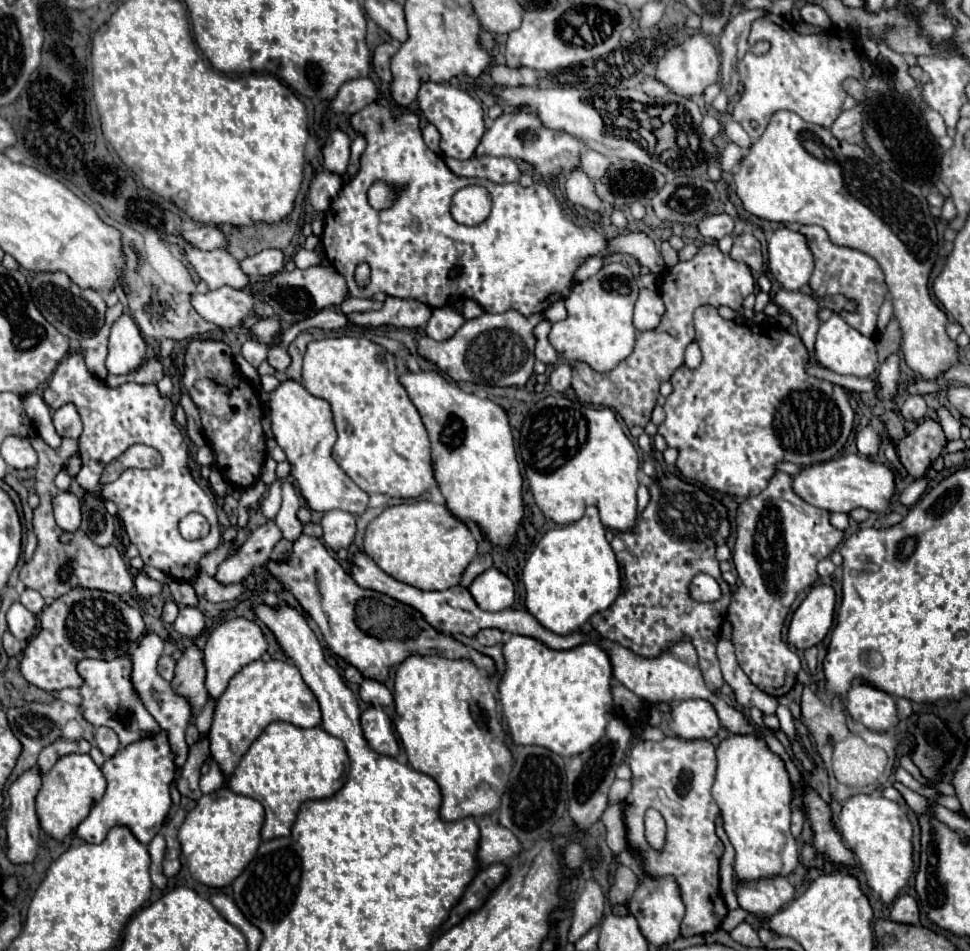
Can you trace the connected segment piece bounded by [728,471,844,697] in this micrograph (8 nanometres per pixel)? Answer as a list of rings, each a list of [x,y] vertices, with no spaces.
[[[776,471],[770,479],[768,487],[744,499],[736,511],[736,543],[732,551],[734,567],[740,577],[740,587],[732,595],[732,603],[728,607],[728,621],[732,623],[732,643],[736,647],[736,659],[742,671],[750,677],[750,681],[764,693],[772,697],[786,695],[794,683],[796,673],[800,671],[800,657],[782,641],[782,625],[784,619],[800,591],[812,587],[818,579],[816,565],[820,559],[828,557],[844,539],[844,533],[830,525],[830,511],[818,509],[806,503],[792,491],[792,477],[784,471]]]

